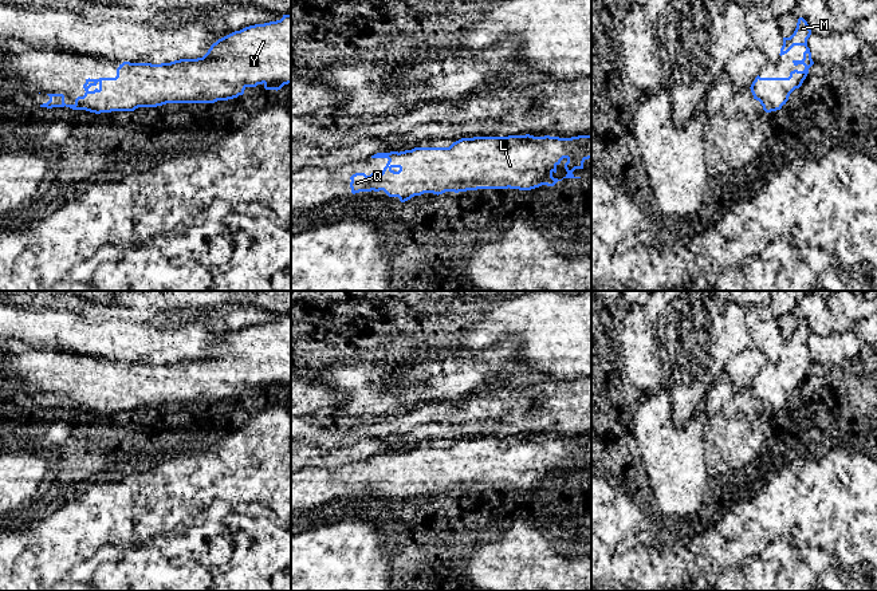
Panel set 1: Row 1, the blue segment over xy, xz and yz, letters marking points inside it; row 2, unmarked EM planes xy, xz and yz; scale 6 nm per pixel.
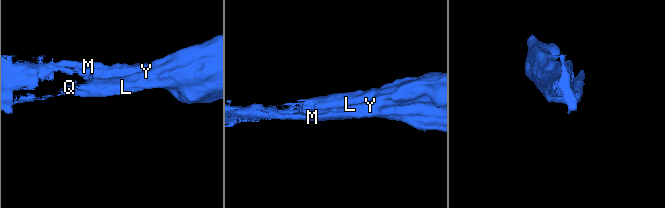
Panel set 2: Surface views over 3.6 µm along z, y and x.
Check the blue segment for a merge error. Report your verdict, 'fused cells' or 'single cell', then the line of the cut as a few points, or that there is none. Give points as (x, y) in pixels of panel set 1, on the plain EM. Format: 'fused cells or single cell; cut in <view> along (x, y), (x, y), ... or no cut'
single cell; no cut

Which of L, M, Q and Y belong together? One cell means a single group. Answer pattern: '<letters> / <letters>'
L M Q Y

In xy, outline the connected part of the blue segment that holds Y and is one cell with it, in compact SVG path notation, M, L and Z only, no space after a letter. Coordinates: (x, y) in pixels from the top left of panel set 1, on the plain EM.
M291 315L280 320L255 324L235 331L211 346L202 358L180 359L170 363L123 362L115 378L86 379L84 395L74 405L64 403L63 394L47 394L50 401L40 407L70 407L90 413L134 411L166 403L215 403L244 394L247 387L263 385L266 390L280 390L291 385Z

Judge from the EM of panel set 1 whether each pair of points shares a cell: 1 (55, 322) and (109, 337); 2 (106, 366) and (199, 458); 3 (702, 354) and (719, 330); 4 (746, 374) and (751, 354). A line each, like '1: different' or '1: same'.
1: same
2: different
3: same
4: same

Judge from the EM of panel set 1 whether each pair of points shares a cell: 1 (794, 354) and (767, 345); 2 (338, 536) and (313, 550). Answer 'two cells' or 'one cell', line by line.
1: two cells
2: two cells

